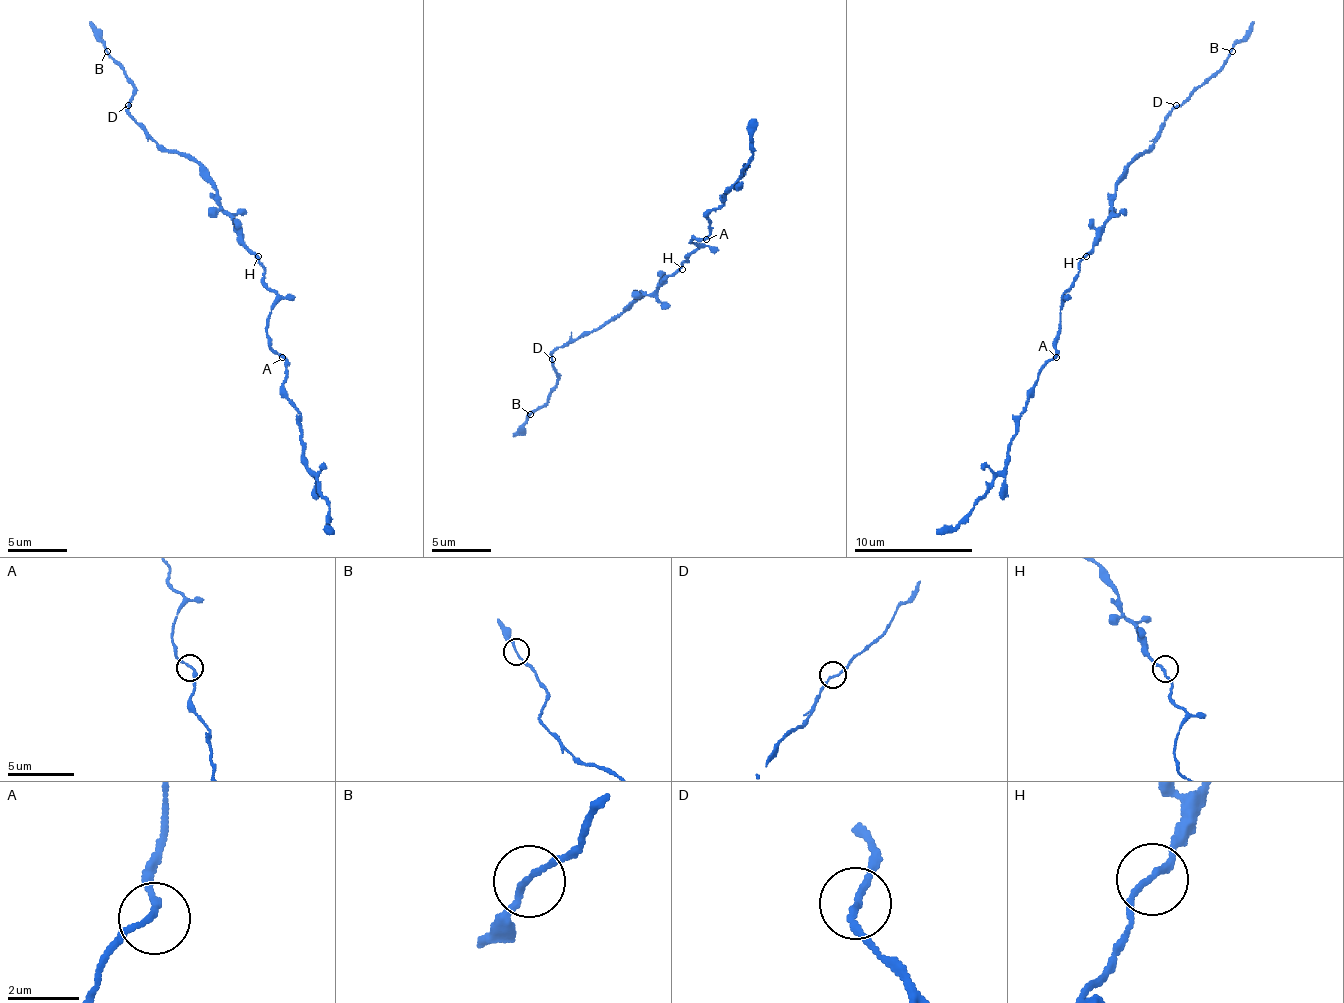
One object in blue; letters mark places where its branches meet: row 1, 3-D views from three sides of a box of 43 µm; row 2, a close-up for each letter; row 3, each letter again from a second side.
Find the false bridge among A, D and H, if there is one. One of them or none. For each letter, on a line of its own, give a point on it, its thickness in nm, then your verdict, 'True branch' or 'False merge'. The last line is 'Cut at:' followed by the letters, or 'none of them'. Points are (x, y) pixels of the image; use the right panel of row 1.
A: Place: (1056, 357). Thickness 170 nm. True branch
D: Place: (1176, 105). Thickness 170 nm. True branch
H: Place: (1086, 256). Thickness 170 nm. True branch
Cut at: none of them

